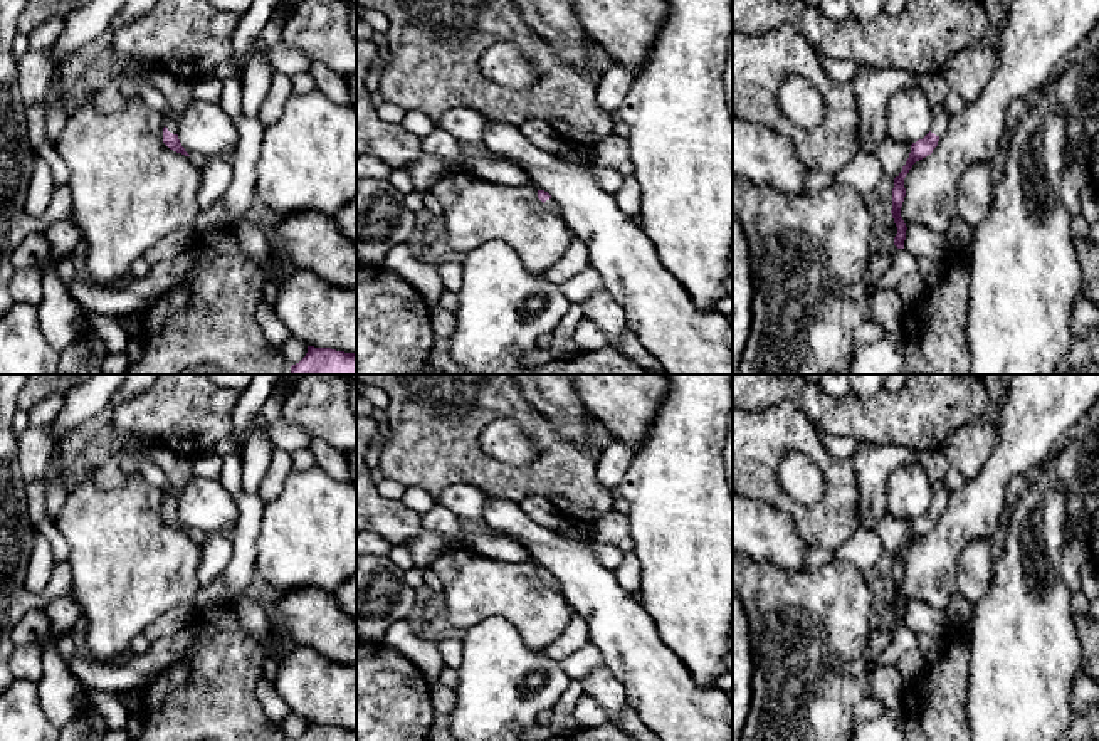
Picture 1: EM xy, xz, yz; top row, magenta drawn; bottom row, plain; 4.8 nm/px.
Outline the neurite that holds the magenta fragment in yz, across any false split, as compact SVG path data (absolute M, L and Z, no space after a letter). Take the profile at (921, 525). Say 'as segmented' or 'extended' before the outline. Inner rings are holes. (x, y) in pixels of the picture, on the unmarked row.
extended; M939 449L934 450L919 450L918 452L918 464L926 470L933 487L933 501L931 507L916 519L911 521L911 529L902 543L902 548L894 554L892 565L892 595L897 603L897 610L894 613L894 622L897 625L904 625L906 617L906 600L901 593L901 583L906 573L904 554L912 544L912 541L928 531L938 523L939 514L946 509L948 497L951 491L944 486L944 474L949 470L949 462L946 460L944 454Z

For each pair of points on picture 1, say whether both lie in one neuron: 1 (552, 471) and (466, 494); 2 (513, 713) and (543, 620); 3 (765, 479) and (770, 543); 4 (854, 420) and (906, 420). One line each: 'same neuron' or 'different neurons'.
1: different neurons
2: different neurons
3: different neurons
4: same neuron

